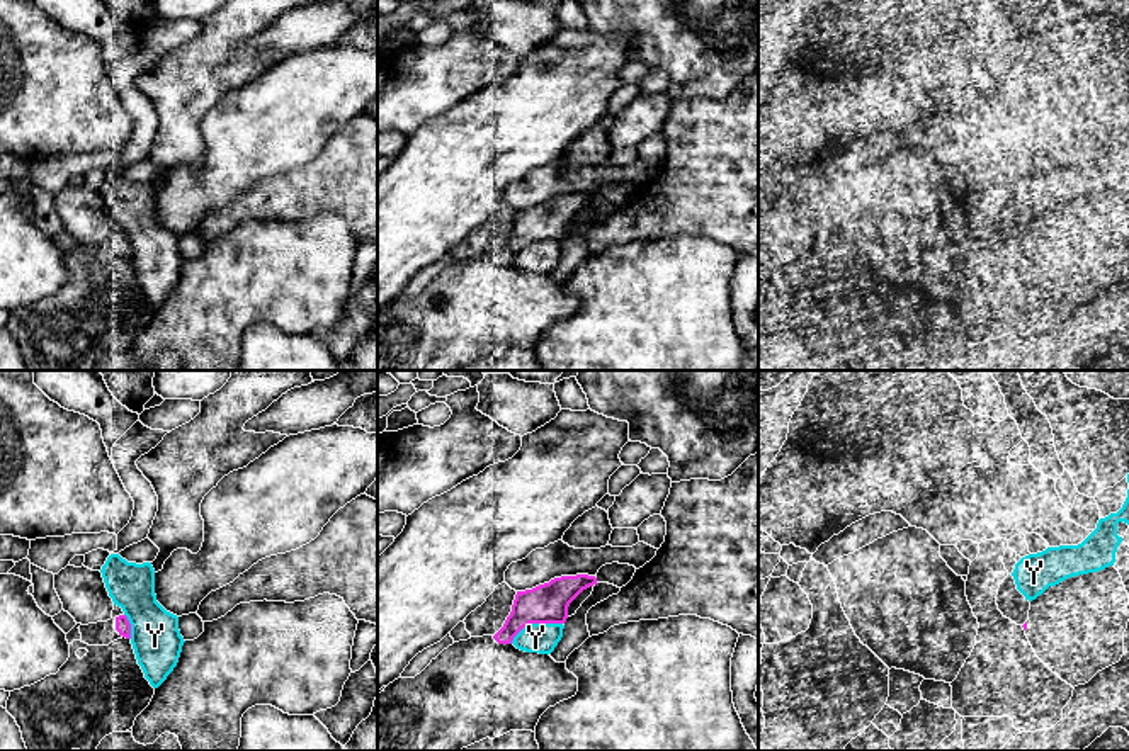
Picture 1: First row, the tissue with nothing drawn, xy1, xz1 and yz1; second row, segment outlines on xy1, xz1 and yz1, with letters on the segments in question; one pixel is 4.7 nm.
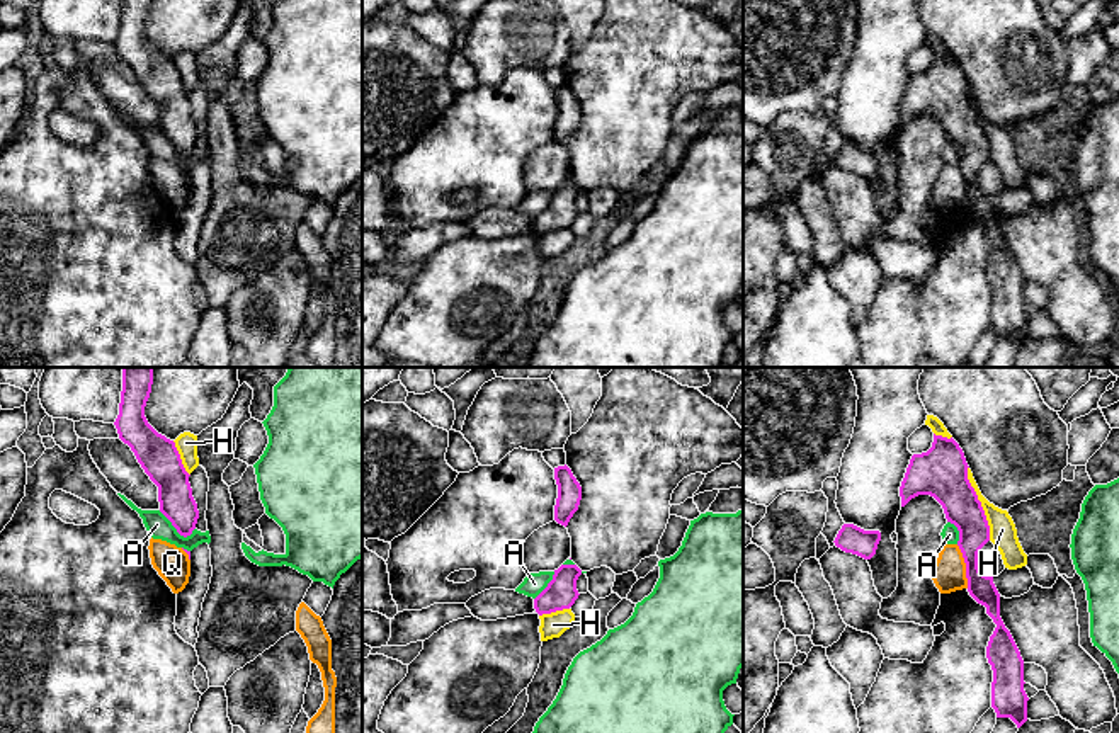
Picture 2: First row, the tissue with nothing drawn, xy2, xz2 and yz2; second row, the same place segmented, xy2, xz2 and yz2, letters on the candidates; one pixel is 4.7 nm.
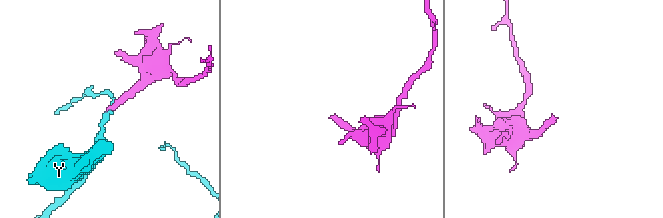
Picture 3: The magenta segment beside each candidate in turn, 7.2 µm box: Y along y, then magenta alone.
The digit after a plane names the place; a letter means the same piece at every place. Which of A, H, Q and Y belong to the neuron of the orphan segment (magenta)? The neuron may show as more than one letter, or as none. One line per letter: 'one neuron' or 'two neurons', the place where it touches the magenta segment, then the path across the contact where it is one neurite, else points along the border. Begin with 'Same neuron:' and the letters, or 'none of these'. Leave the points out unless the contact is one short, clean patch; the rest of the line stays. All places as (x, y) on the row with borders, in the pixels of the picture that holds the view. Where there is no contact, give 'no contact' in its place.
Same neuron: none of these
A: two neurons | xy2 (176, 528) | along xy2 (159, 511), (181, 534), (189, 536), (193, 533)
H: two neurons | yz2 (980, 504)
Q: two neurons | yz2 (966, 567) | along yz2 (956, 545), (965, 563), (968, 587)
Y: two neurons | xz1 (534, 622)

